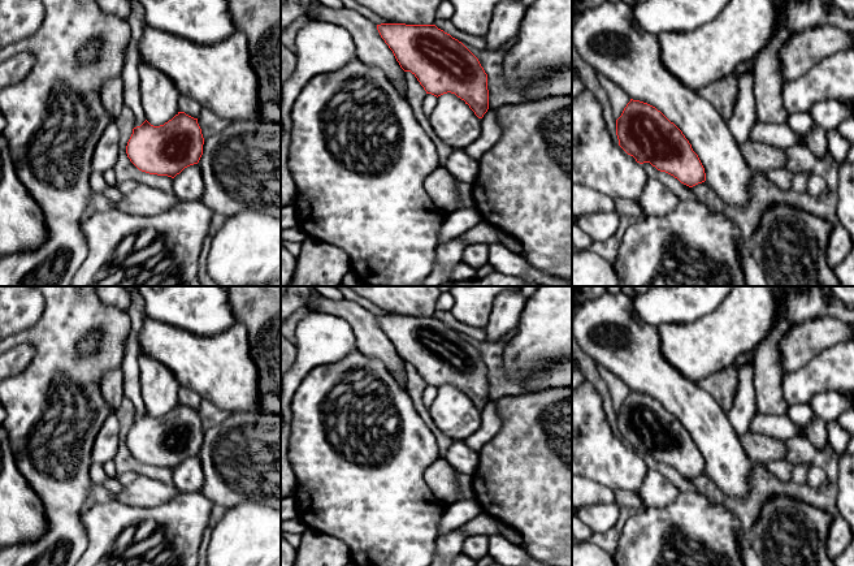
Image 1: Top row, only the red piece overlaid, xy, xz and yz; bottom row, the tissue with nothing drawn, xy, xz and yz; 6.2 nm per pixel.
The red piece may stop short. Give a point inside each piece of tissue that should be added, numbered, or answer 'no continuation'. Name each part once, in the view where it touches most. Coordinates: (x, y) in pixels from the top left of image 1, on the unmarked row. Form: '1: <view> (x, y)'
no continuation

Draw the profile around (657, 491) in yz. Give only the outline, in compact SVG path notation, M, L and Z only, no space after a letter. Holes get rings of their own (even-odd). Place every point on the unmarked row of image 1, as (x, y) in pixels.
M649 470L637 493L643 507L664 507L677 498L680 491L663 474Z

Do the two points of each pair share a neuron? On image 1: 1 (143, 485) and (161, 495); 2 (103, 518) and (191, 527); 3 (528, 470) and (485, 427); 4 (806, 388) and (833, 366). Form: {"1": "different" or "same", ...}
{"1": "same", "2": "same", "3": "different", "4": "same"}

